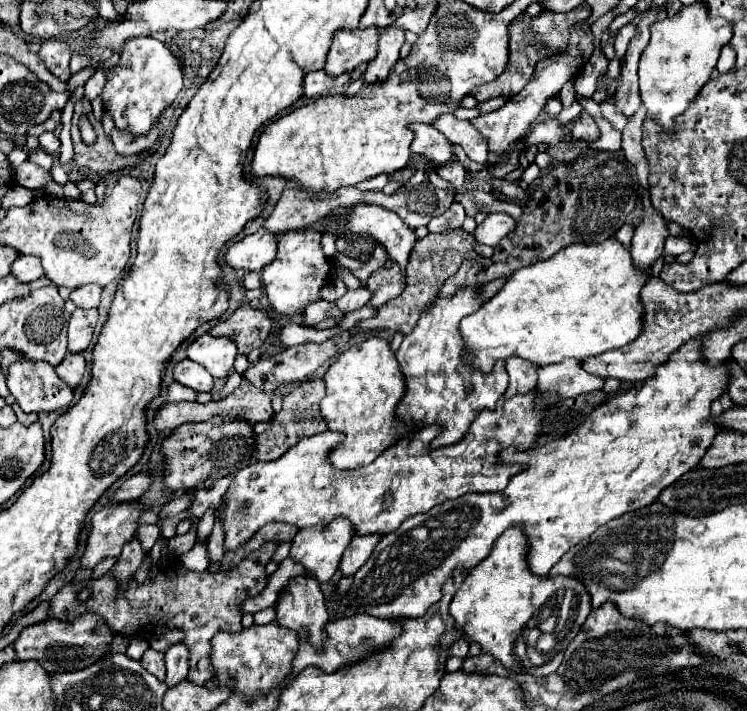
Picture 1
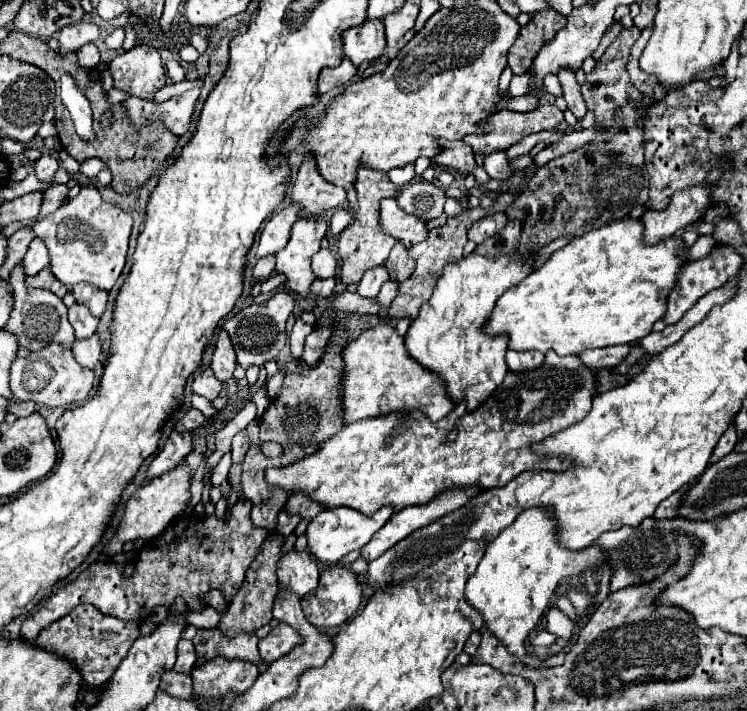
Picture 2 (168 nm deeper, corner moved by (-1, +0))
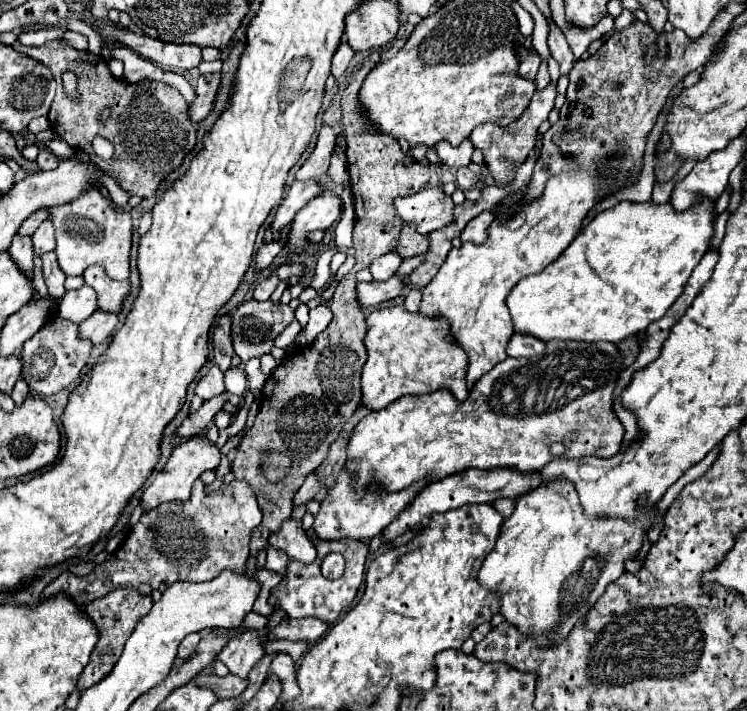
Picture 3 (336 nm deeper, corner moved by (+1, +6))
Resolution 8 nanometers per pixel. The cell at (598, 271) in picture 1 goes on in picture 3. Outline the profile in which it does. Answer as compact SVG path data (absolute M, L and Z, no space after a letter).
M701 197L701 201L697 205L691 205L687 211L675 211L671 203L663 203L657 205L653 201L647 203L631 203L631 201L621 201L611 209L601 211L575 239L573 243L559 255L557 261L553 261L551 265L545 267L545 271L541 271L539 275L529 275L523 281L519 281L513 291L507 297L507 307L511 311L513 317L513 325L515 331L521 333L531 333L533 337L539 337L541 341L551 341L551 339L573 339L573 341L611 341L611 343L619 343L631 335L637 335L641 331L647 329L649 323L661 319L667 309L675 303L675 299L683 293L683 287L687 283L687 279L691 277L693 269L699 265L701 257L711 249L711 237L713 237L713 221L715 221L717 213L715 213L715 201Z

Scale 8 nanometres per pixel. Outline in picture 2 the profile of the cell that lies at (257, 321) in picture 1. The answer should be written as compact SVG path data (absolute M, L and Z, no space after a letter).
M279 291L273 295L273 299L261 303L261 305L249 305L223 323L223 329L231 337L231 343L235 347L237 361L241 367L245 367L245 369L249 365L261 367L265 361L271 361L279 355L279 351L285 345L285 323L287 323L287 317L291 315L291 311L293 311L293 297L285 295L285 291Z

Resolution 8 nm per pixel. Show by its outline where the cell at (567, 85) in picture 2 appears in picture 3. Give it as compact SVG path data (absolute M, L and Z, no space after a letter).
M549 21L549 37L547 37L547 45L551 55L557 59L557 63L561 65L561 73L569 73L573 67L573 53L565 41L565 35L561 33L561 29L557 29L557 25L553 21Z

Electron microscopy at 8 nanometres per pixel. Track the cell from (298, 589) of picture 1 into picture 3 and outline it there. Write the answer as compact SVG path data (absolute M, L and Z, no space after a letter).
M293 517L283 521L279 531L271 533L269 543L275 549L283 549L289 555L289 559L295 559L301 563L311 563L317 555L313 543L309 541L305 531L301 529L301 521L293 519Z

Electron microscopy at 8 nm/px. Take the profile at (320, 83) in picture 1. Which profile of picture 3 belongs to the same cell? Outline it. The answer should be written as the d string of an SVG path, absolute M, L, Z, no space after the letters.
M341 43L341 45L337 47L337 51L335 51L335 55L333 55L333 63L331 63L331 75L333 75L335 79L341 77L341 75L347 71L349 61L353 59L353 55L355 55L355 51L353 51L347 43Z

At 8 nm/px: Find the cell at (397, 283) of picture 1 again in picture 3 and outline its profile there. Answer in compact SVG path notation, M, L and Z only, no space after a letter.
M405 223L401 229L401 237L399 237L399 245L397 245L397 253L407 259L419 253L425 253L429 249L429 239L427 235L421 235L415 227L415 223Z

